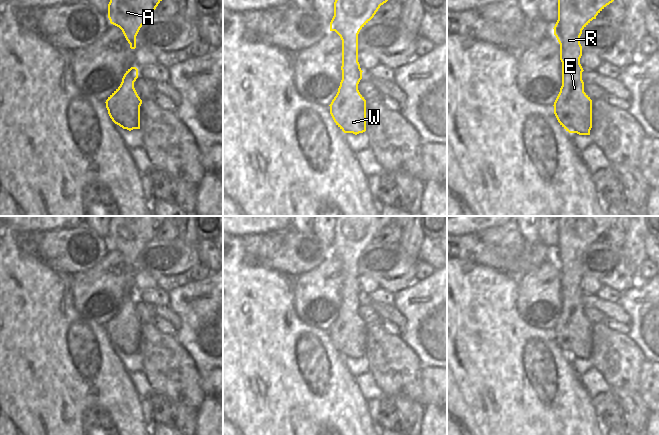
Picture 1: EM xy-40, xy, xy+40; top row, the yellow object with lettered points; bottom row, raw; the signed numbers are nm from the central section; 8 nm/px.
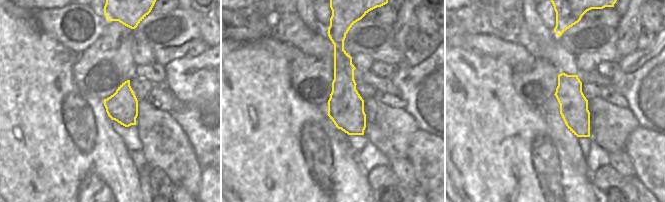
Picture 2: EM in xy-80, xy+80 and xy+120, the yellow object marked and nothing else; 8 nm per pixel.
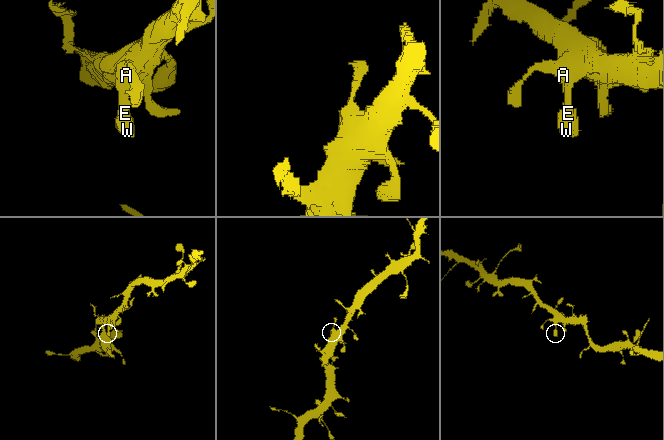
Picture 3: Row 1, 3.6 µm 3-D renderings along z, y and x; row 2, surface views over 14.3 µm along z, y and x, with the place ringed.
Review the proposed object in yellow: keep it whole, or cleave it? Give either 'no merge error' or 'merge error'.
no merge error

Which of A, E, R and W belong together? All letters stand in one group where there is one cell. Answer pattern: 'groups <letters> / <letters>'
groups A E R W

